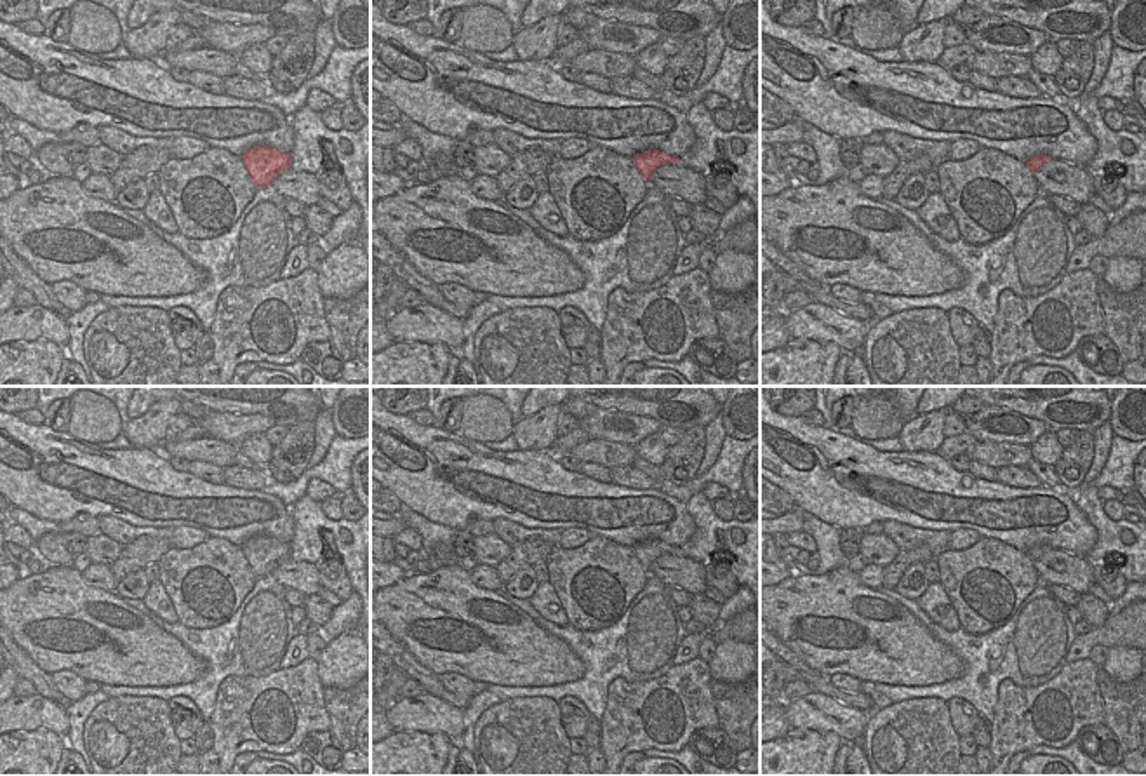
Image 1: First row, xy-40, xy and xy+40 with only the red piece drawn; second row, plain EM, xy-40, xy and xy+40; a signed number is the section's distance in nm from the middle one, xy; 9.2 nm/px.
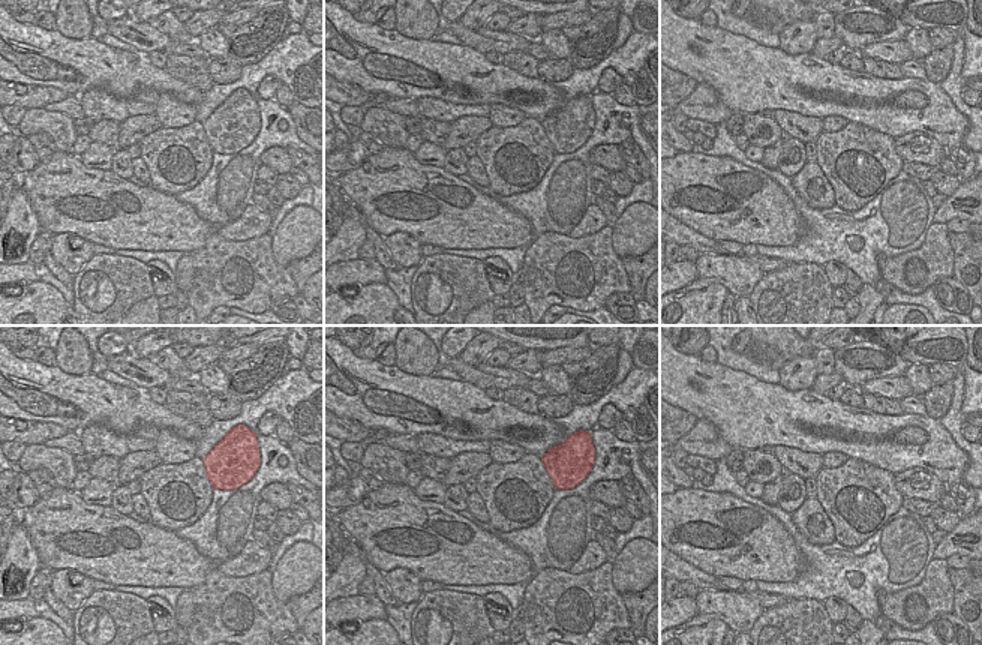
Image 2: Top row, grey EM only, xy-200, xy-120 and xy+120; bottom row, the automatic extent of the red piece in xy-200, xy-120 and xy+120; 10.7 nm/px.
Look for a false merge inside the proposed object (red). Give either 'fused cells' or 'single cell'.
fused cells

